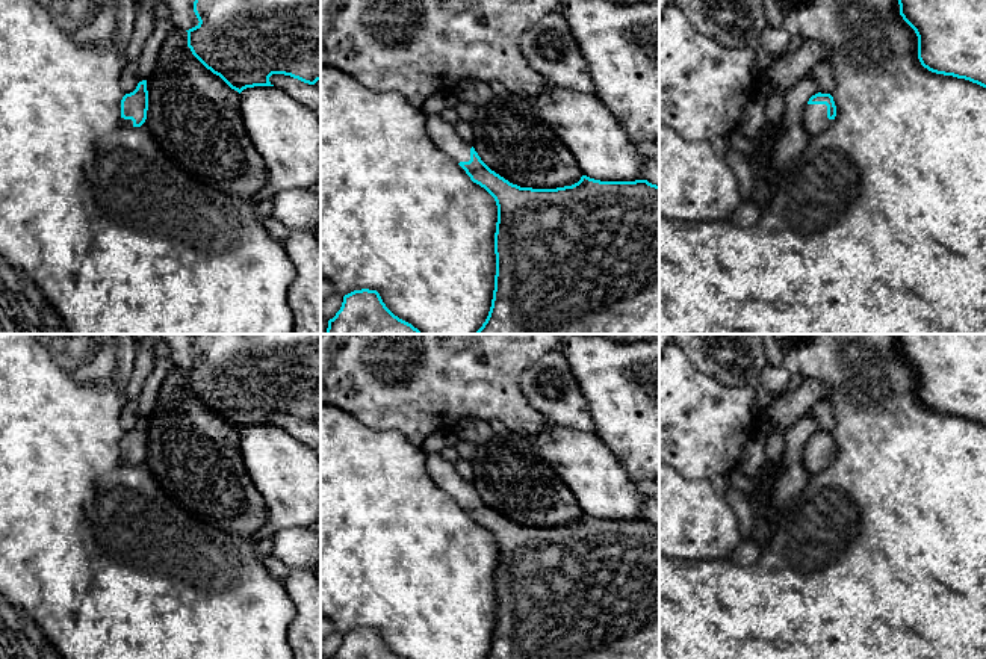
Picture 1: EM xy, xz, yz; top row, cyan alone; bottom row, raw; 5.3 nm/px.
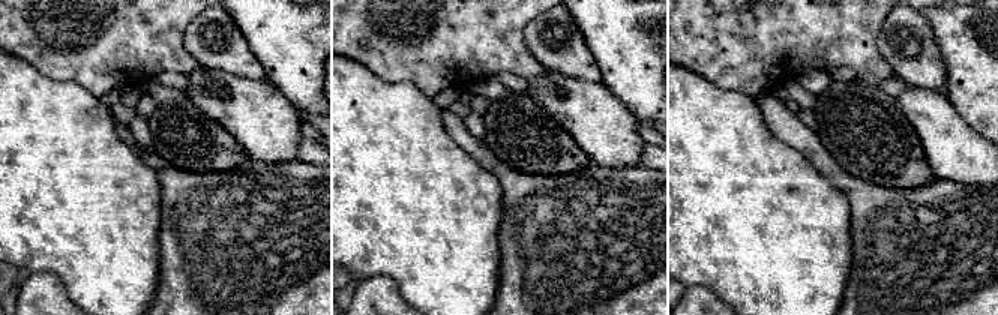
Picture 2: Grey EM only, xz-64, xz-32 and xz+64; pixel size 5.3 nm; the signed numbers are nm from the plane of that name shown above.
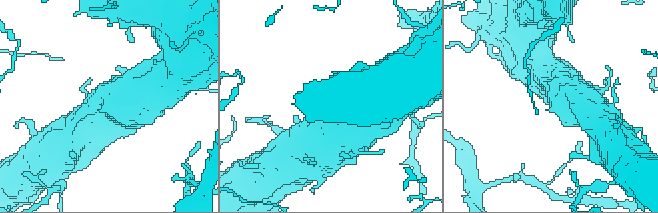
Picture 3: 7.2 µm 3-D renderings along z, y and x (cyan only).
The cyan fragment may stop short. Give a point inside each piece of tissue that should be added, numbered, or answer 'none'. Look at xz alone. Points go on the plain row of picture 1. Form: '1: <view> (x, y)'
1: xz (442, 472)

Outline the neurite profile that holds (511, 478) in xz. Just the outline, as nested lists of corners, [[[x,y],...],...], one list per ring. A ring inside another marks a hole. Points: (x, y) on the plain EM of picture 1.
[[[522,432],[495,434],[476,446],[470,463],[481,499],[513,523],[557,528],[584,514],[564,479]]]

